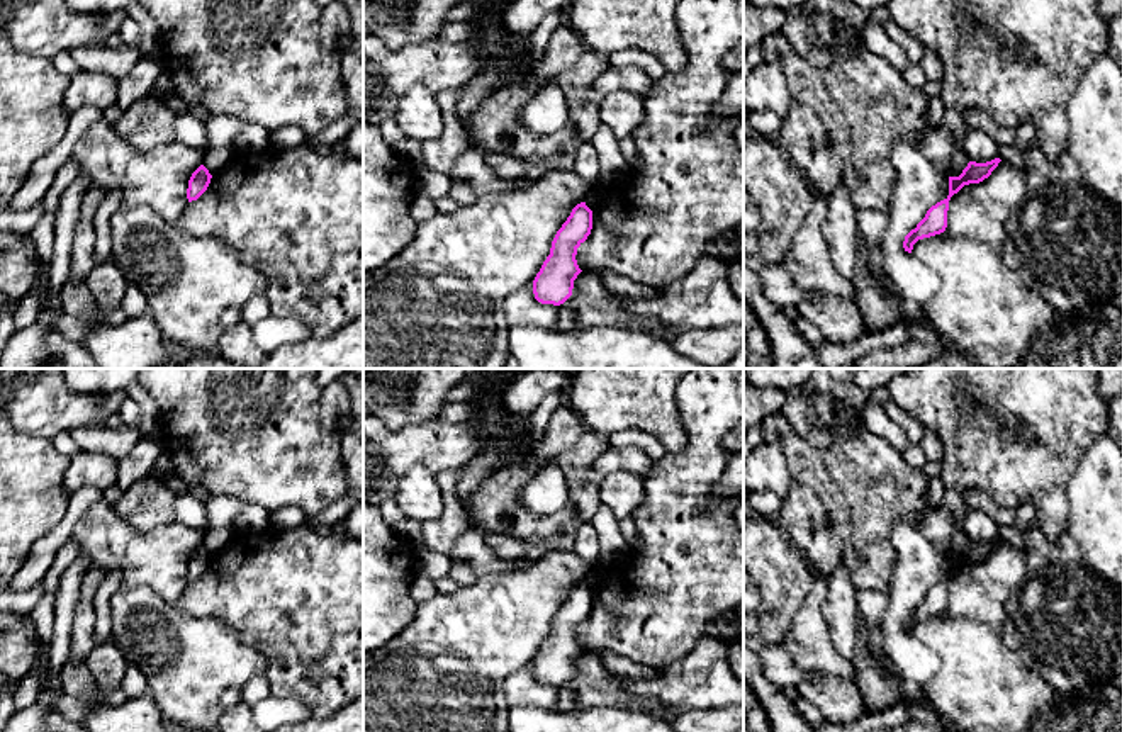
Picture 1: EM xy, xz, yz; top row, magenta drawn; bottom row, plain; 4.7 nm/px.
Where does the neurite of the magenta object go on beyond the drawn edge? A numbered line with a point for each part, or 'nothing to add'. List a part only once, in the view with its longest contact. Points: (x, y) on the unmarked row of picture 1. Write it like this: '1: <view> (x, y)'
nothing to add

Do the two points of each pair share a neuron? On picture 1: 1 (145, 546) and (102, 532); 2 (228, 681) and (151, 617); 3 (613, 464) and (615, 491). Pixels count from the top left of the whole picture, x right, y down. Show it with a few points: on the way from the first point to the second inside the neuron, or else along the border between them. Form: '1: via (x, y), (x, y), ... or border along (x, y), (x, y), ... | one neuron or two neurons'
1: via (134, 546), (116, 546), (112, 542) | one neuron
2: via (209, 666), (201, 666), (170, 636) | one neuron
3: border along (642, 476), (615, 471), (603, 478) | two neurons

